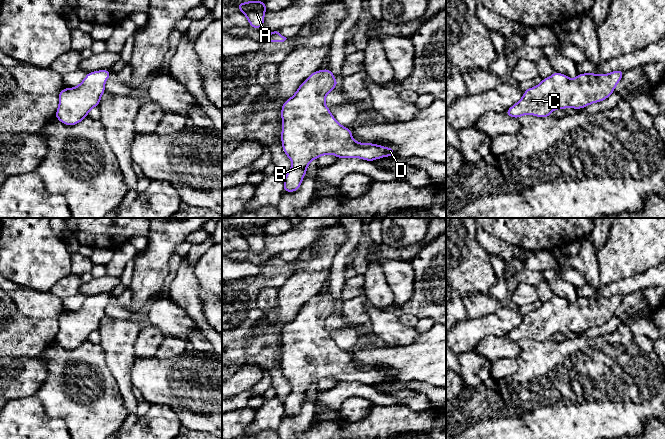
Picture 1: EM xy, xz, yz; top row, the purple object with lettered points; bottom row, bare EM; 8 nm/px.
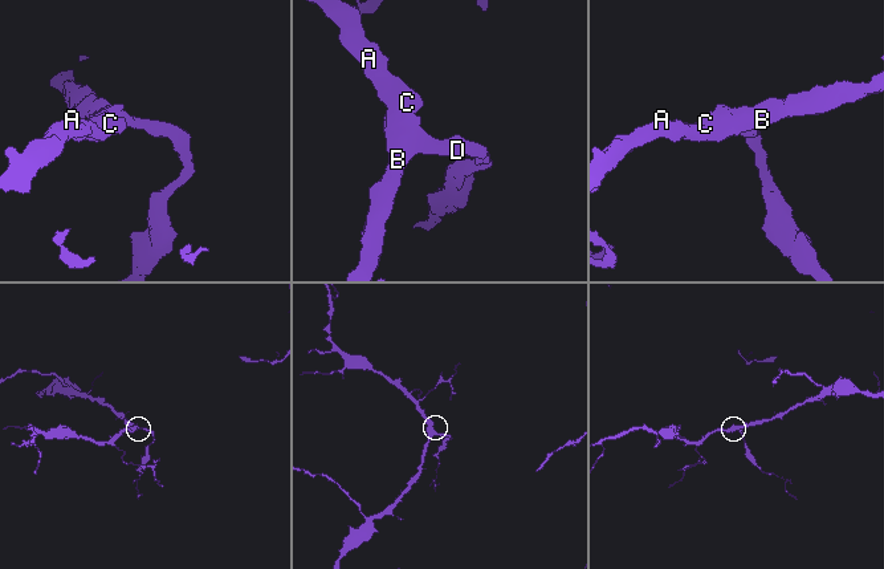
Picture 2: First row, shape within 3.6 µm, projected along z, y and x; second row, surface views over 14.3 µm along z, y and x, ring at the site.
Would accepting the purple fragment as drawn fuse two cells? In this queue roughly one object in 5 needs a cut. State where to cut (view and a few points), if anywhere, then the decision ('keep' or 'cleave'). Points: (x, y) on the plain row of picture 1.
no cut | keep

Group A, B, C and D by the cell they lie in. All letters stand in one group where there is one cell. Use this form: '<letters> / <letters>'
A B C D

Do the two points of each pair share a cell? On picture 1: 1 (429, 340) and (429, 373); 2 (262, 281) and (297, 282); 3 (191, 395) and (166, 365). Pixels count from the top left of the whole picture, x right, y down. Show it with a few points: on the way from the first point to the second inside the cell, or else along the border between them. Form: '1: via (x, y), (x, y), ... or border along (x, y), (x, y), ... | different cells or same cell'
1: via (429, 348), (429, 365) | same cell
2: border along (300, 264), (293, 274), (278, 288) | different cells
3: via (186, 388), (170, 372) | same cell

